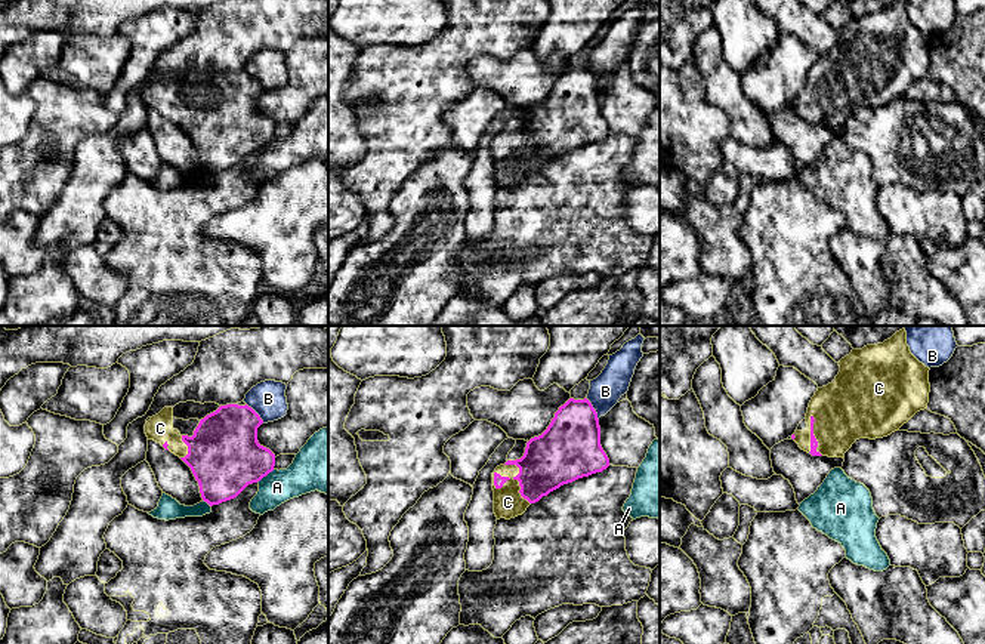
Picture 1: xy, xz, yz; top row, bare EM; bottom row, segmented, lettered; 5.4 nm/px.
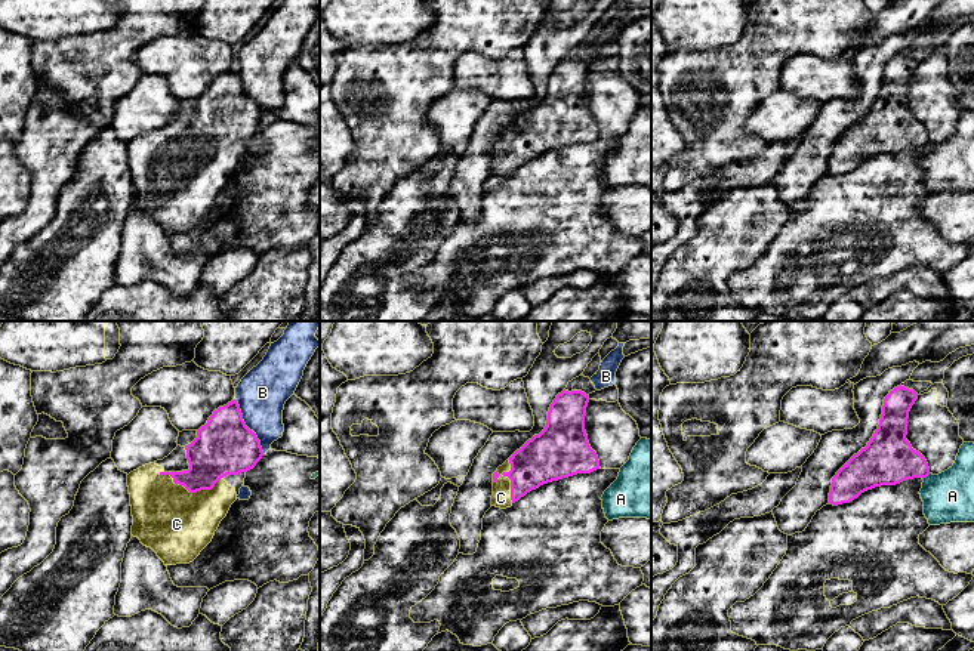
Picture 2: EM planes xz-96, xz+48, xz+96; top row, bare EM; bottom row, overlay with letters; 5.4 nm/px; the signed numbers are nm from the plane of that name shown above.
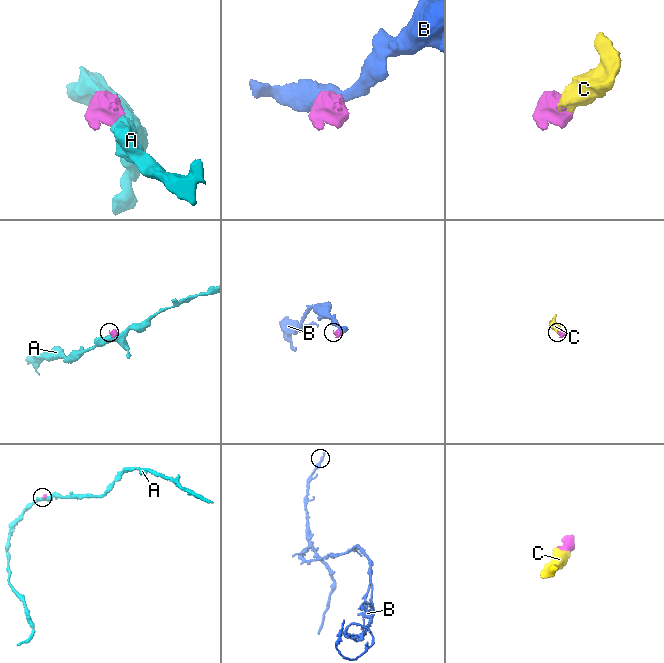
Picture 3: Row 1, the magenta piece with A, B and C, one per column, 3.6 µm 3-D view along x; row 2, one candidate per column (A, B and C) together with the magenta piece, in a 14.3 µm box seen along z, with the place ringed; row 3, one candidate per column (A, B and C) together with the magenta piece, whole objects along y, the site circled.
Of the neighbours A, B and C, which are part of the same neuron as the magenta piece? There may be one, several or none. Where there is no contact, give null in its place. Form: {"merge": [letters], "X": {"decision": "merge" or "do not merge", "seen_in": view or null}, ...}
{"merge": ["C"], "A": {"decision": "do not merge", "seen_in": "xy"}, "B": {"decision": "do not merge", "seen_in": "xy"}, "C": {"decision": "merge", "seen_in": "xz"}}

